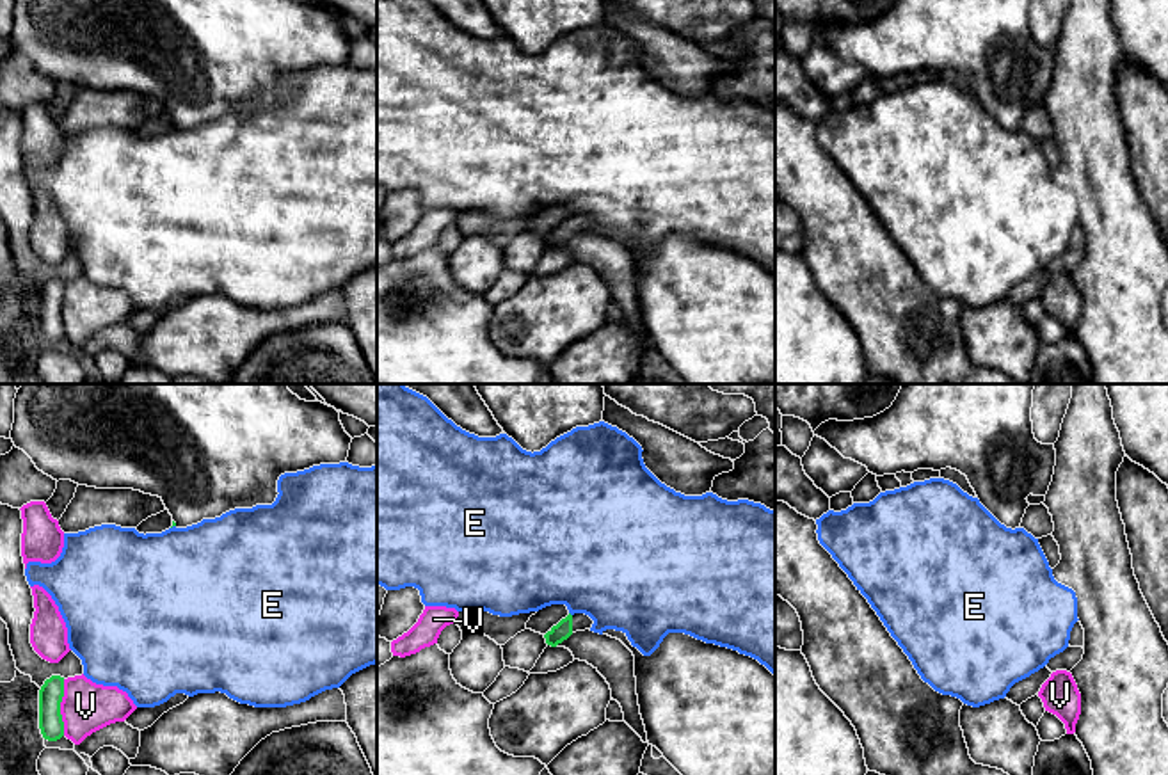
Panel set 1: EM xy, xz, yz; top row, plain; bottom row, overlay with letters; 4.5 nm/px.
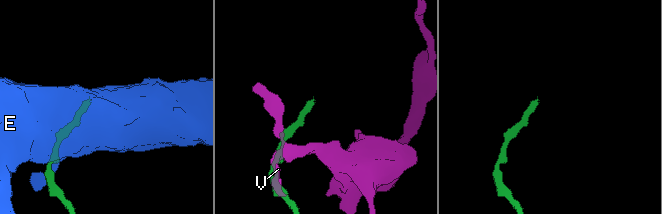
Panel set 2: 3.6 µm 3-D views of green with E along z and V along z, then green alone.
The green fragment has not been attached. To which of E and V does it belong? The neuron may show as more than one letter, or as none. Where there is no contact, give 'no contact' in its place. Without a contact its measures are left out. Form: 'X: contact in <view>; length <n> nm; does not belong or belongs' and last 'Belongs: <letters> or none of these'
E: contact in xy; length 30 nm; does not belong
V: contact in xy; length 260 nm; does not belong
Belongs: none of these

